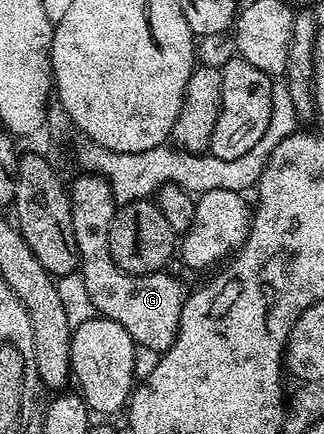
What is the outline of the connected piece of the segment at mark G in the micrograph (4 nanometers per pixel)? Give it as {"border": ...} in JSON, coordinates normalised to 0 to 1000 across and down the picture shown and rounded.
{"border":[[[265,403],[213,424],[225,548],[231,576],[244,583],[241,634],[256,638],[262,668],[275,668],[275,687],[287,687],[302,726],[386,751],[426,800],[500,804],[506,793],[491,765],[537,770],[552,763],[571,689],[568,647],[515,638],[500,624],[407,636],[352,608],[336,576],[336,521],[349,512],[361,463],[318,408]]]}

